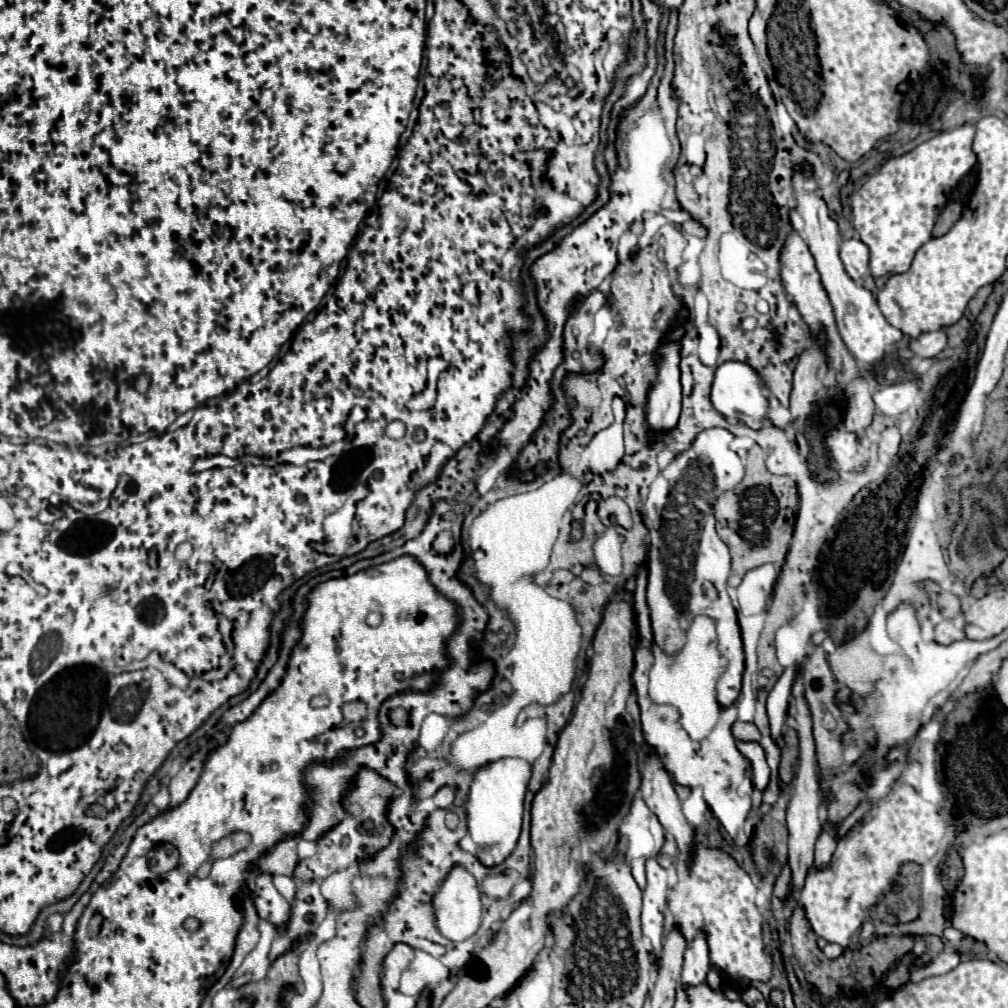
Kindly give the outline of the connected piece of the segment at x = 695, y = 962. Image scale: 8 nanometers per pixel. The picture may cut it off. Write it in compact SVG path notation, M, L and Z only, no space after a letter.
M699 930L697 936L687 944L681 980L685 982L685 986L697 986L697 982L705 982L707 972L709 972L707 934L705 930Z

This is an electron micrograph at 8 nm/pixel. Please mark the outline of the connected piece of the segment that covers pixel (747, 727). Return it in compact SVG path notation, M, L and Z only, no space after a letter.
M735 722L733 728L731 728L731 732L733 732L733 738L735 740L743 740L743 742L751 742L751 740L759 742L759 738L761 738L761 734L759 734L759 730L757 730L755 724Z

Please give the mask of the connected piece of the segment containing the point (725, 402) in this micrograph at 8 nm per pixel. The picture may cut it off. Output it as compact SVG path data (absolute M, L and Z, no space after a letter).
M723 362L715 370L715 380L711 388L711 402L717 412L723 416L733 416L741 422L745 422L751 428L761 428L769 418L767 418L767 398L761 392L761 378L757 378L757 372L743 364L743 362Z

